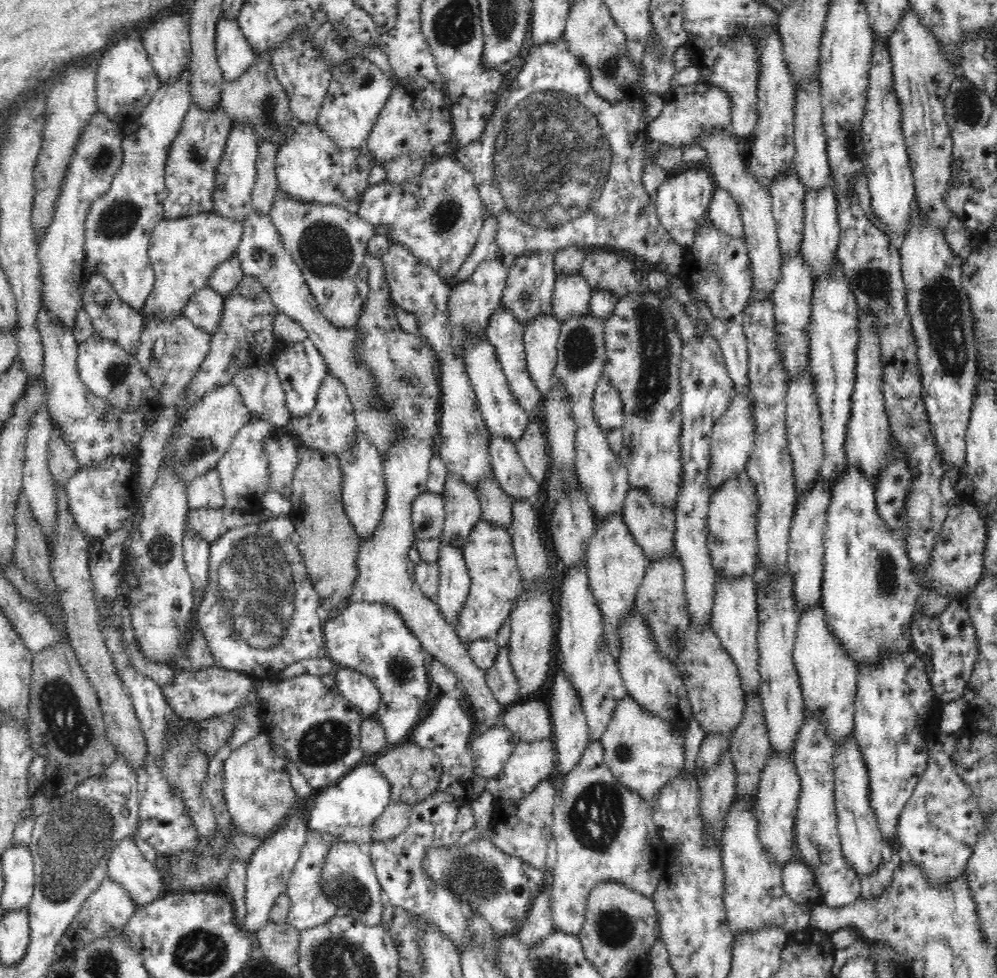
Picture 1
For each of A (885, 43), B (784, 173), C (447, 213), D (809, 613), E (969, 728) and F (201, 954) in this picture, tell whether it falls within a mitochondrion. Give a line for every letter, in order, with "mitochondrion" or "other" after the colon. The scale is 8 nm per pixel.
A: other
B: other
C: mitochondrion
D: other
E: other
F: mitochondrion

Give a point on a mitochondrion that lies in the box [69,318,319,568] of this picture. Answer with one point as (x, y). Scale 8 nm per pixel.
(202, 446)

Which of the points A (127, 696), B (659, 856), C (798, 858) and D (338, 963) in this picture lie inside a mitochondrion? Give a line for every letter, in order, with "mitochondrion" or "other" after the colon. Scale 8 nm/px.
A: other
B: other
C: other
D: mitochondrion

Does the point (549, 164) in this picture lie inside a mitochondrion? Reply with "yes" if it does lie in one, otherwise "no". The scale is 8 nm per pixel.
yes

